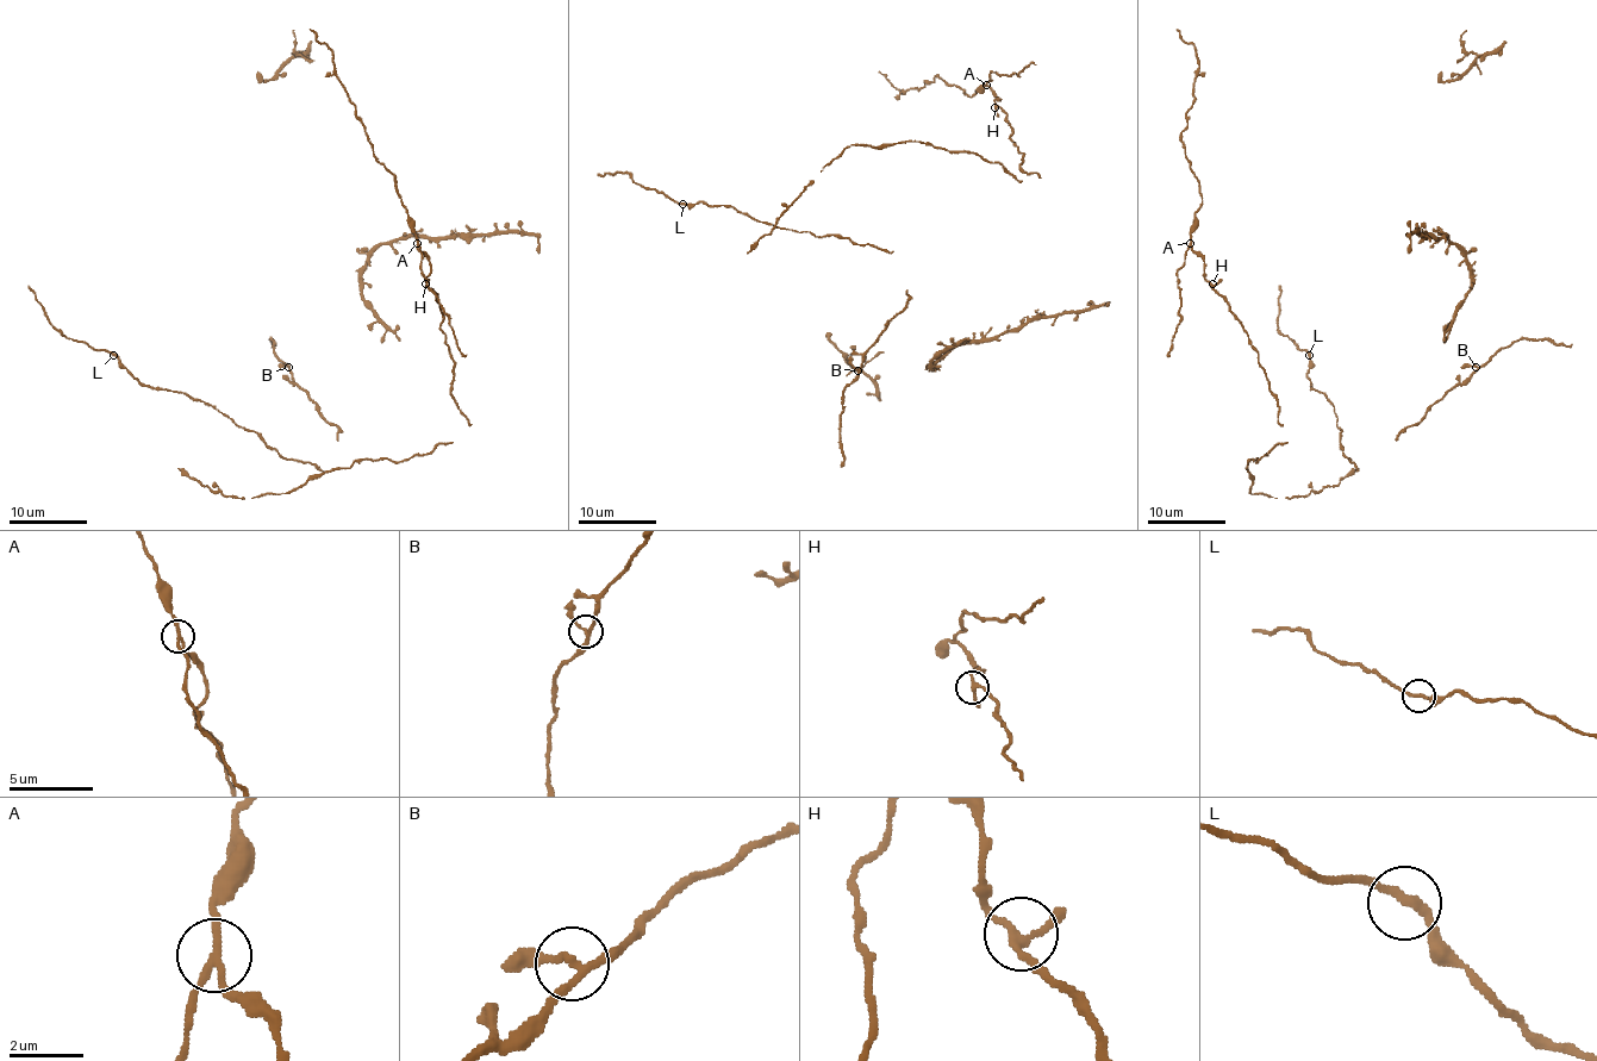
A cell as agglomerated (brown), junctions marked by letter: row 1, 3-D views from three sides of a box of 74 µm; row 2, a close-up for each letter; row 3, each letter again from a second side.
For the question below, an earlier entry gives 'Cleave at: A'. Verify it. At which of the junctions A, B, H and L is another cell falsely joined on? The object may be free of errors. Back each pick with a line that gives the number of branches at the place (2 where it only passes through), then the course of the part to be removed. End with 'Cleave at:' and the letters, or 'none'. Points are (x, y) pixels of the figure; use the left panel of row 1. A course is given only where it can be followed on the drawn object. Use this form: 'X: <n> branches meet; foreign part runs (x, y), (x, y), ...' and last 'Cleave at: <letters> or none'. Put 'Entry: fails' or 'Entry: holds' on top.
Entry: holds
A: 3 branches meet; foreign part runs (418, 243), (422, 276), (448, 319), (457, 349), (467, 355)
Cleave at: A

